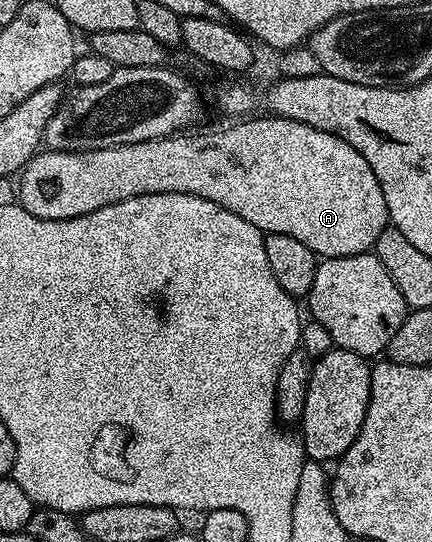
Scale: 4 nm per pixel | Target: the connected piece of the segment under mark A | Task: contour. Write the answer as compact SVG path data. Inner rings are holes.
M253 115L230 125L233 125L230 129L217 129L214 133L170 135L134 145L86 149L83 153L58 149L39 151L19 174L19 204L39 219L58 221L87 215L99 211L99 207L139 195L190 193L211 199L211 203L219 203L219 207L239 215L239 219L251 223L264 234L291 235L291 239L307 243L307 247L311 247L321 259L359 255L372 250L375 239L379 239L385 226L390 224L387 199L383 199L383 187L379 187L371 163L367 163L351 143L339 139L334 133L319 131L307 123L286 117Z

